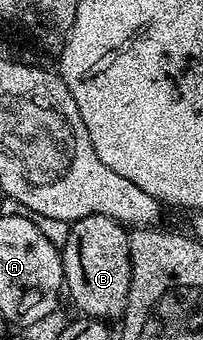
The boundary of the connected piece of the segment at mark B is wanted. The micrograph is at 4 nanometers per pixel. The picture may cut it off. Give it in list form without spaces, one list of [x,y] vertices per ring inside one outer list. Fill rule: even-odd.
[[[89,215],[75,221],[69,230],[69,236],[61,247],[63,280],[67,297],[86,315],[96,320],[121,319],[127,306],[128,290],[131,289],[130,237],[127,229],[108,218],[107,215]]]

